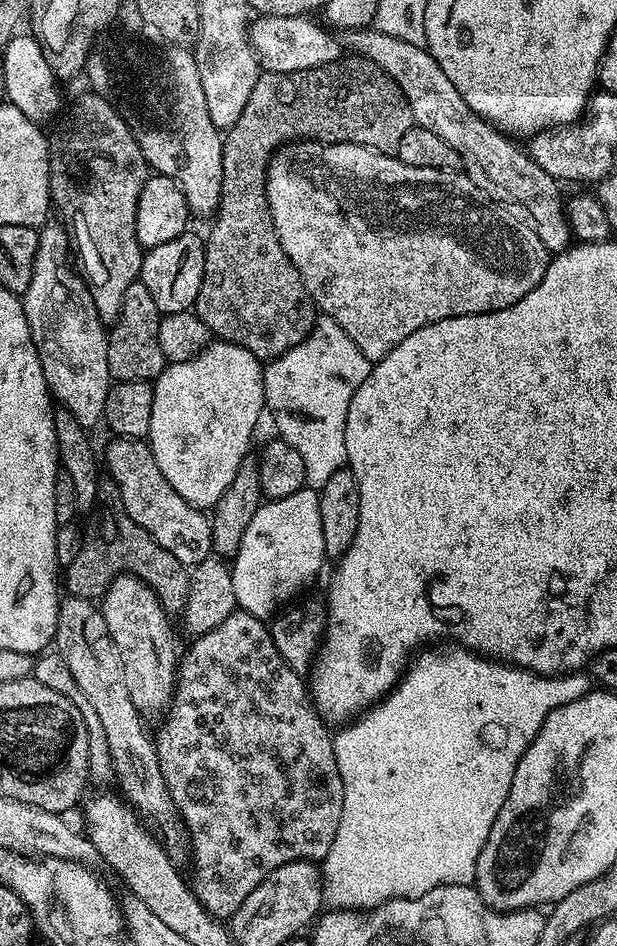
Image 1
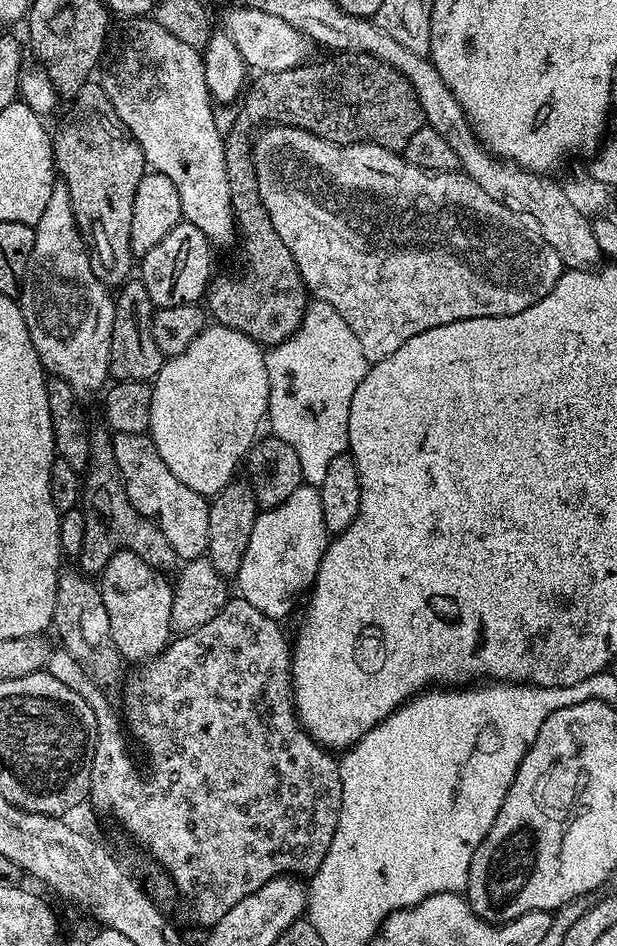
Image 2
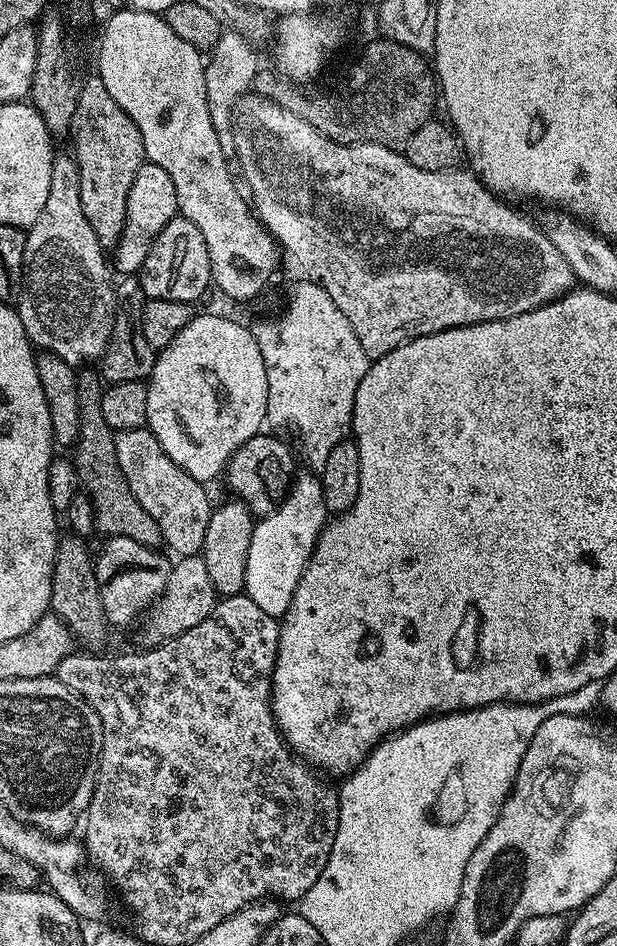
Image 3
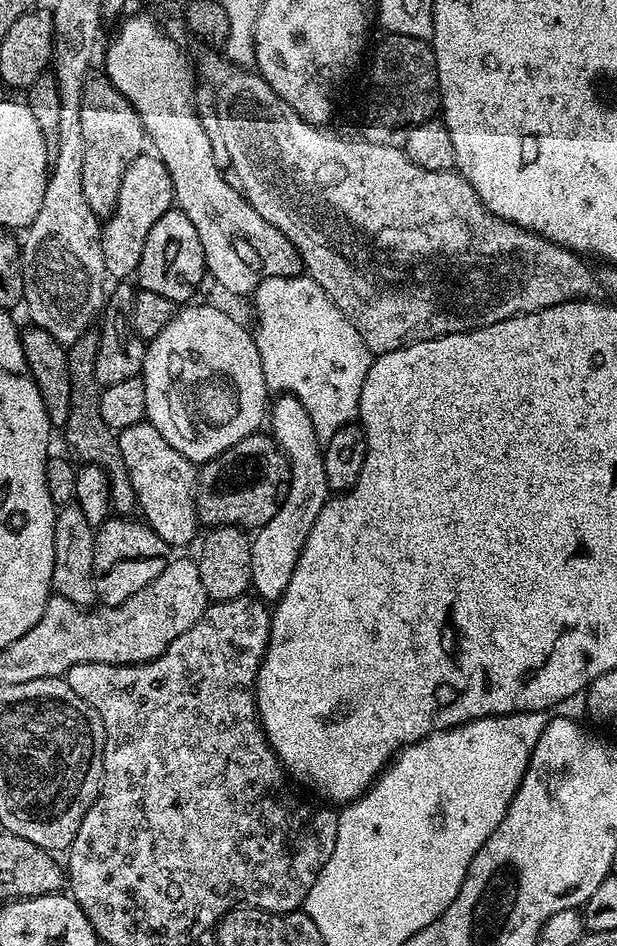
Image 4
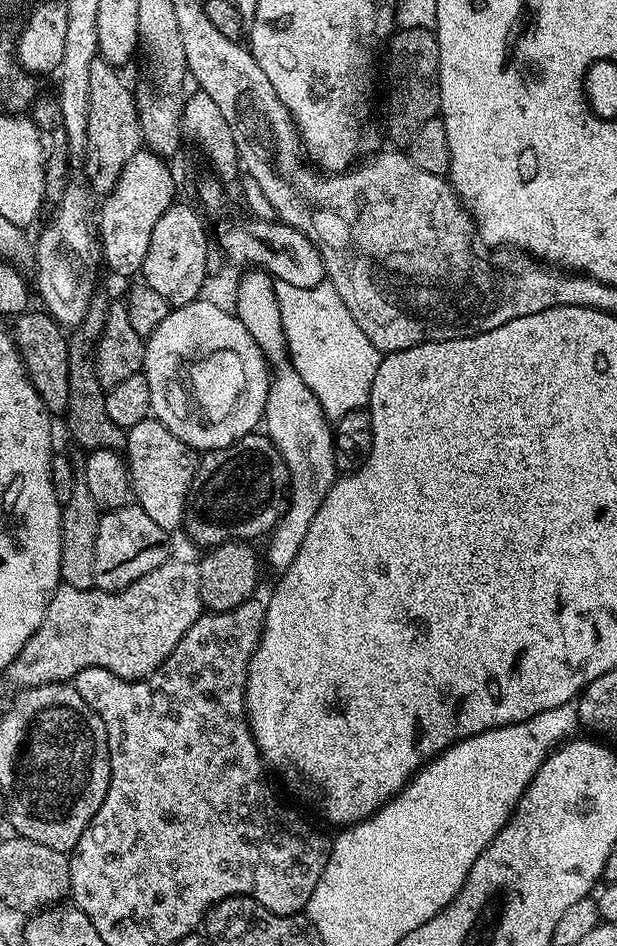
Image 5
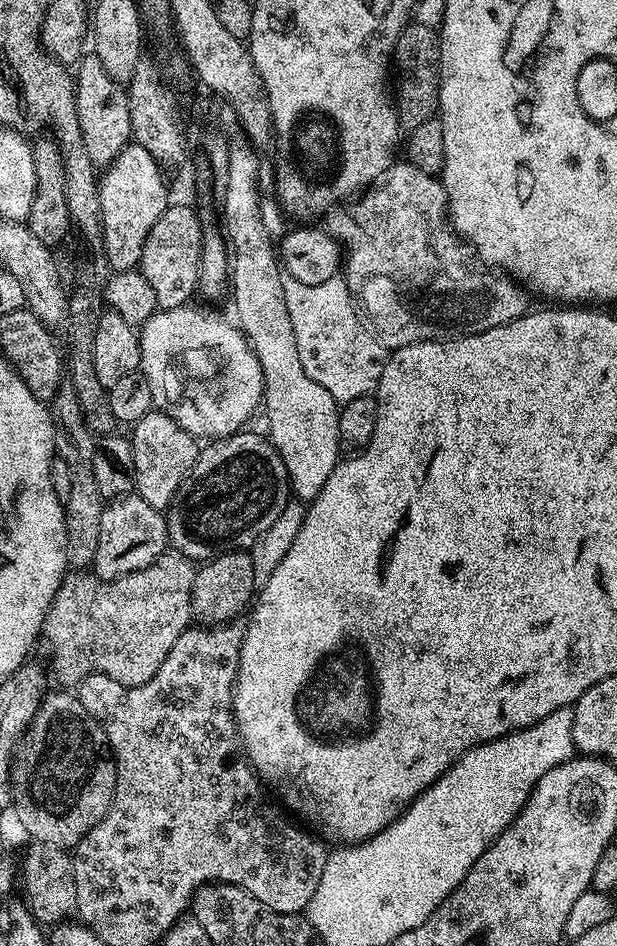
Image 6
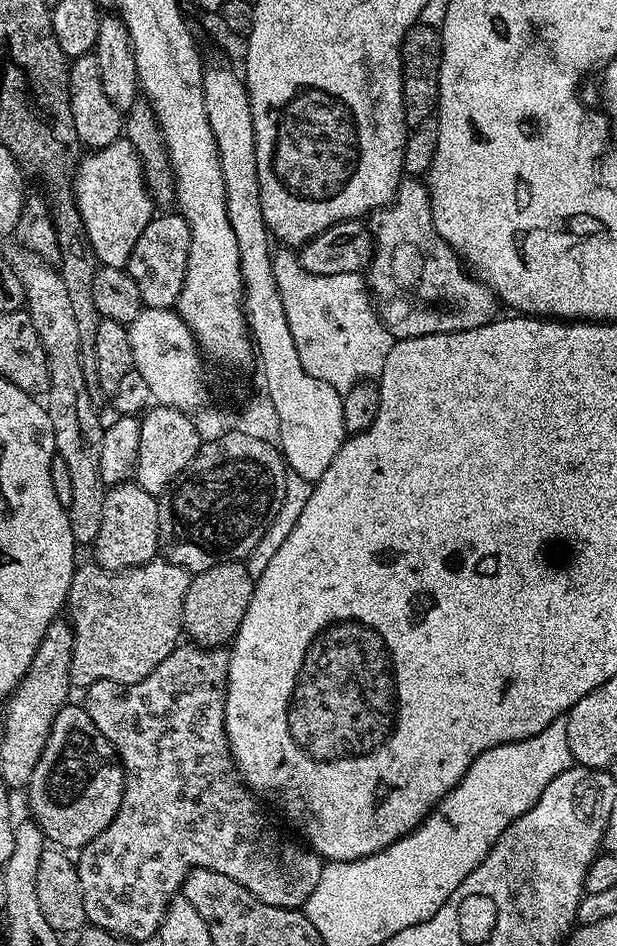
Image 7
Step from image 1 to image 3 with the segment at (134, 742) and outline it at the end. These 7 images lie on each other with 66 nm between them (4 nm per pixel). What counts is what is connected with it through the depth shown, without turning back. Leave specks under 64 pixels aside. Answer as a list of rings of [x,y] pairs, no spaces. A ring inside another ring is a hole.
[[[75,534],[61,535],[56,542],[56,553],[54,554],[54,574],[52,575],[52,602],[51,611],[59,618],[64,625],[72,632],[73,637],[77,641],[80,640],[81,645],[96,646],[92,644],[100,644],[104,640],[104,628],[106,629],[106,621],[104,611],[102,610],[102,594],[98,586],[98,578],[96,577],[96,565],[94,563],[93,553],[88,553],[88,548],[83,539]]]

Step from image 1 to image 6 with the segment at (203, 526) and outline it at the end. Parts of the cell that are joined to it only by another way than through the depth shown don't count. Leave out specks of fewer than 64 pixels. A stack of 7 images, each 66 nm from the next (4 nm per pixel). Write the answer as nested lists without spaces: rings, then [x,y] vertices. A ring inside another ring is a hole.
[[[153,410],[146,414],[146,418],[131,425],[130,439],[134,450],[135,495],[150,502],[150,506],[167,509],[175,498],[180,483],[187,478],[188,471],[200,458],[201,445],[197,437],[182,430],[182,426],[178,426],[178,422],[174,422],[174,418],[170,418],[165,412]]]

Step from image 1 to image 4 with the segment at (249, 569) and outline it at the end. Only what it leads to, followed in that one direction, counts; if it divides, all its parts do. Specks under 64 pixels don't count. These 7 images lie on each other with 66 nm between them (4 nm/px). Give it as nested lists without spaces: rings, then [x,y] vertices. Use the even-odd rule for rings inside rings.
[[[277,395],[270,404],[270,424],[271,420],[270,435],[287,459],[289,478],[274,518],[255,529],[252,536],[252,588],[255,595],[265,602],[279,600],[286,590],[302,546],[306,546],[306,538],[310,538],[310,526],[314,526],[314,518],[322,514],[322,506],[330,498],[322,441],[310,422],[310,414],[306,414],[306,406],[293,396]]]

